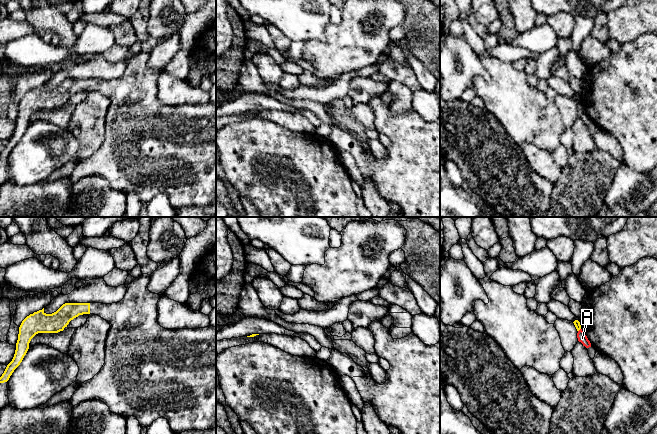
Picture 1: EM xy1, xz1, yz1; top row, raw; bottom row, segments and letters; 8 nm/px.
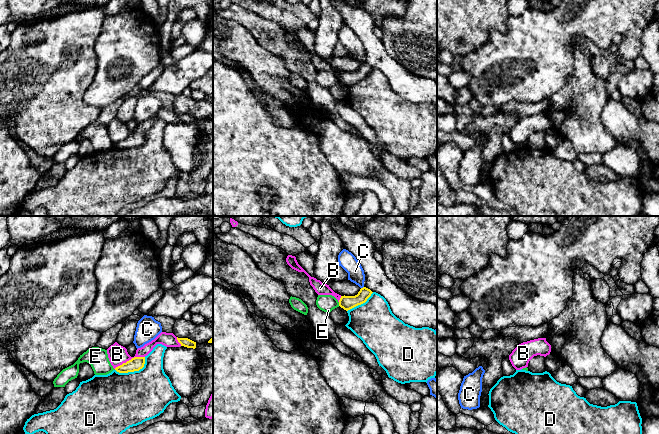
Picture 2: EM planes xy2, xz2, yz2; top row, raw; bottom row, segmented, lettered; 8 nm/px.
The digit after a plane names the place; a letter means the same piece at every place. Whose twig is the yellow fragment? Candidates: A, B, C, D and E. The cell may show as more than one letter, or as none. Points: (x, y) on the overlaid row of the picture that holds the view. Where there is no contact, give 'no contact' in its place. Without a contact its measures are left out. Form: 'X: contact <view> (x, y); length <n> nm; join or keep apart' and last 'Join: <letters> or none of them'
A: contact yz1 (579, 329); length 40 nm; keep apart
B: contact xy2 (129, 360); length 260 nm; keep apart
C: contact xz2 (363, 287); length 30 nm; keep apart
D: contact xy2 (133, 371); length 260 nm; keep apart
E: contact xz2 (339, 304); length 30 nm; keep apart
Join: none of them

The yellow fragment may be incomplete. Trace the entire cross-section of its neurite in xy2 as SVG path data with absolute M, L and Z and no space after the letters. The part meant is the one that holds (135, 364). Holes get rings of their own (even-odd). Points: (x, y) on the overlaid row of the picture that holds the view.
M134 357L131 360L123 363L122 365L115 368L115 370L119 373L128 373L139 371L144 367L145 357Z

